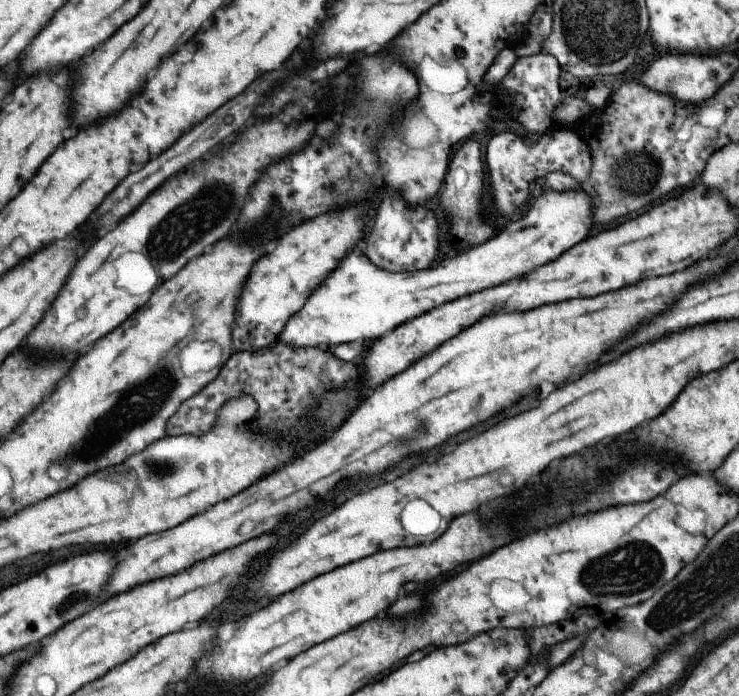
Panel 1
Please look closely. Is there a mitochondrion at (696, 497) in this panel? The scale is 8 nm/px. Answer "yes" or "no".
no

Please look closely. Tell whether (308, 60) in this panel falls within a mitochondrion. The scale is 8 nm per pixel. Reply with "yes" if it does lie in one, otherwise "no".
no

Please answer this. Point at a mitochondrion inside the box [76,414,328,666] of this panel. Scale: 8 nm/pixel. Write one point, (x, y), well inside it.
(153, 466)

